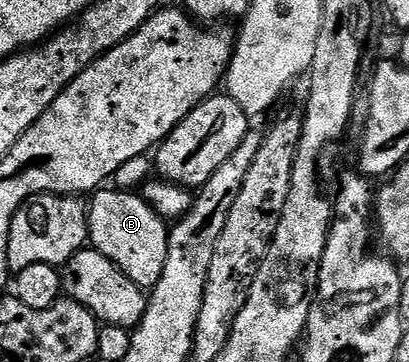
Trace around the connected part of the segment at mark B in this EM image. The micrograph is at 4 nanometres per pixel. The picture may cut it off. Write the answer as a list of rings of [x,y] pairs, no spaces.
[[[100,188],[89,198],[87,233],[90,245],[125,272],[129,280],[144,288],[155,286],[165,272],[168,223],[138,193],[107,189]]]

